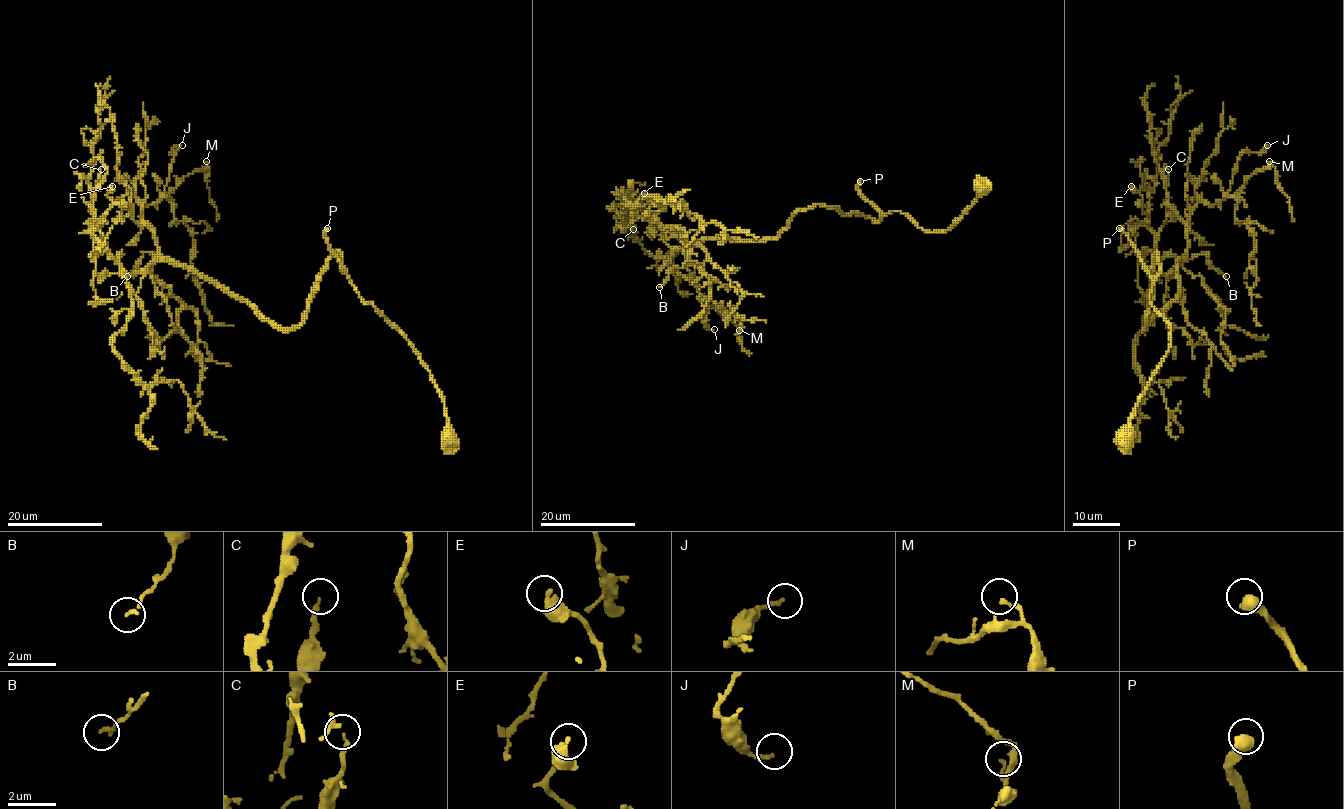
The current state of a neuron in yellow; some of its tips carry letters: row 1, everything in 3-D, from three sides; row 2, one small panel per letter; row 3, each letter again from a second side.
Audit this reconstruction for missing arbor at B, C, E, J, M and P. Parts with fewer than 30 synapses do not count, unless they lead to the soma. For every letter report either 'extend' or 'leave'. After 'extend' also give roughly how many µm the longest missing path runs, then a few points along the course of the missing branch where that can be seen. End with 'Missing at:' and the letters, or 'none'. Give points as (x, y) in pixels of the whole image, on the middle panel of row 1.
B: leave
C: leave
E: leave
J: leave
M: leave
P: extend; missing 120 µm; course (860, 181), (831, 168), (871, 185), (879, 182), (879, 168), (786, 105), (754, 27)
Missing at: P

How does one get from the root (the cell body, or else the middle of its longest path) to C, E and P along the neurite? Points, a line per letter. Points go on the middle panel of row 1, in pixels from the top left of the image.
C: (983, 184), (945, 232), (822, 204), (753, 241), (686, 242), (644, 217), (633, 229)
E: (983, 184), (945, 232), (897, 210), (876, 222), (812, 204), (753, 241), (686, 242), (633, 214), (644, 193)
P: (983, 184), (975, 201), (945, 232), (926, 232), (904, 213), (893, 210), (882, 215), (860, 193), (860, 181)

